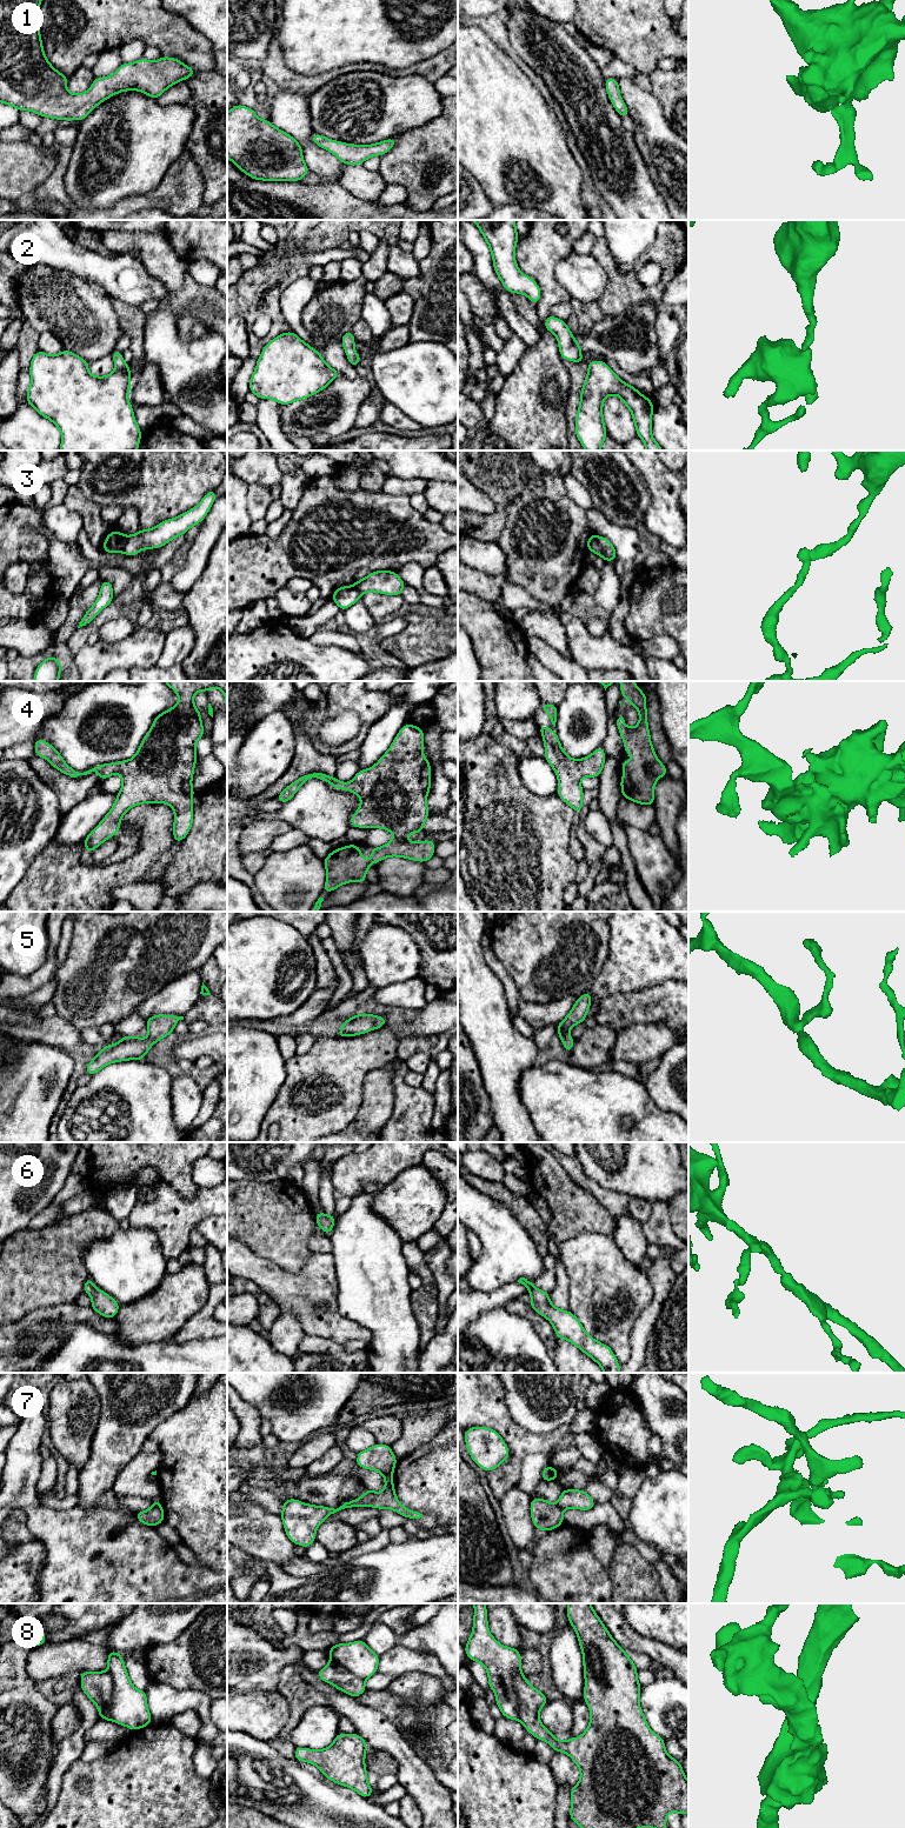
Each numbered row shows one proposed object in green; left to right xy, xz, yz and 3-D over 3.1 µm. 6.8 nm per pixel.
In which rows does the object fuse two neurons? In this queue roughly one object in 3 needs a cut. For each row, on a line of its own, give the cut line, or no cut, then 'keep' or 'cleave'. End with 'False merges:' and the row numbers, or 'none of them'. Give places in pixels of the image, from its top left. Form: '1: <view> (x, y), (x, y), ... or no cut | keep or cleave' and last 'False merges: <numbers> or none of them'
1: no cut | keep
2: no cut | keep
3: yz (596, 536), (600, 554) | cleave
4: no cut | keep
5: no cut | keep
6: no cut | keep
7: xz (391, 1474), (384, 1475) | cleave
8: yz (514, 1672), (519, 1719) | cleave
False merges: 3, 7, 8

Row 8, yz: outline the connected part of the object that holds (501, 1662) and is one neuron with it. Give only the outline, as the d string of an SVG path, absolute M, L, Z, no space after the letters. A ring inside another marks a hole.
M485 1603L473 1606L473 1630L465 1644L466 1656L486 1668L488 1687L495 1694L503 1716L519 1720L520 1702L514 1688L514 1674L523 1674L520 1650L503 1646L491 1635Z

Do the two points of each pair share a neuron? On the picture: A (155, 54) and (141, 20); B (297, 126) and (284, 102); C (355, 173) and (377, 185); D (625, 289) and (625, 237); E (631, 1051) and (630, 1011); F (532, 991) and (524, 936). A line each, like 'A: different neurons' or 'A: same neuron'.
A: different neurons
B: same neuron
C: same neuron
D: different neurons
E: different neurons
F: same neuron

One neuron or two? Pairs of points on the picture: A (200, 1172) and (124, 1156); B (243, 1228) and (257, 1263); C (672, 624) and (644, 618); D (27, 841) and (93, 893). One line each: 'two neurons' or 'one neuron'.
A: two neurons
B: two neurons
C: one neuron
D: two neurons

